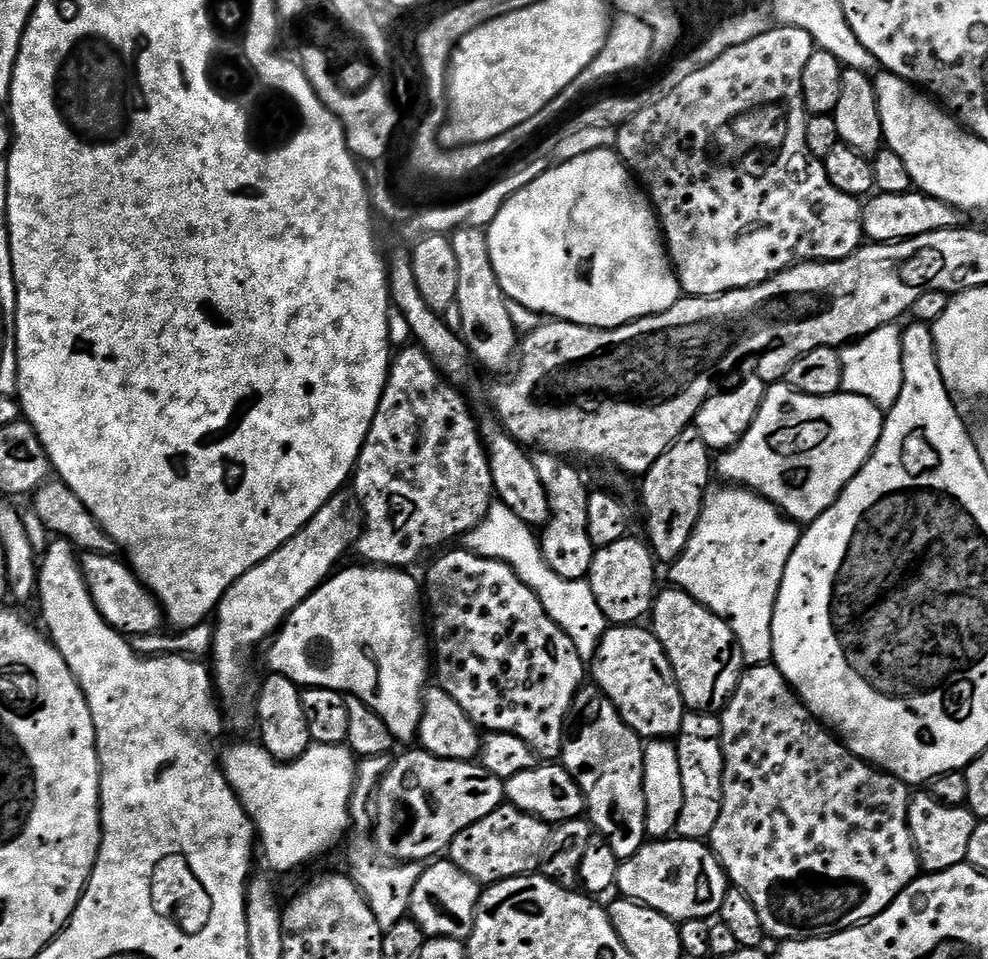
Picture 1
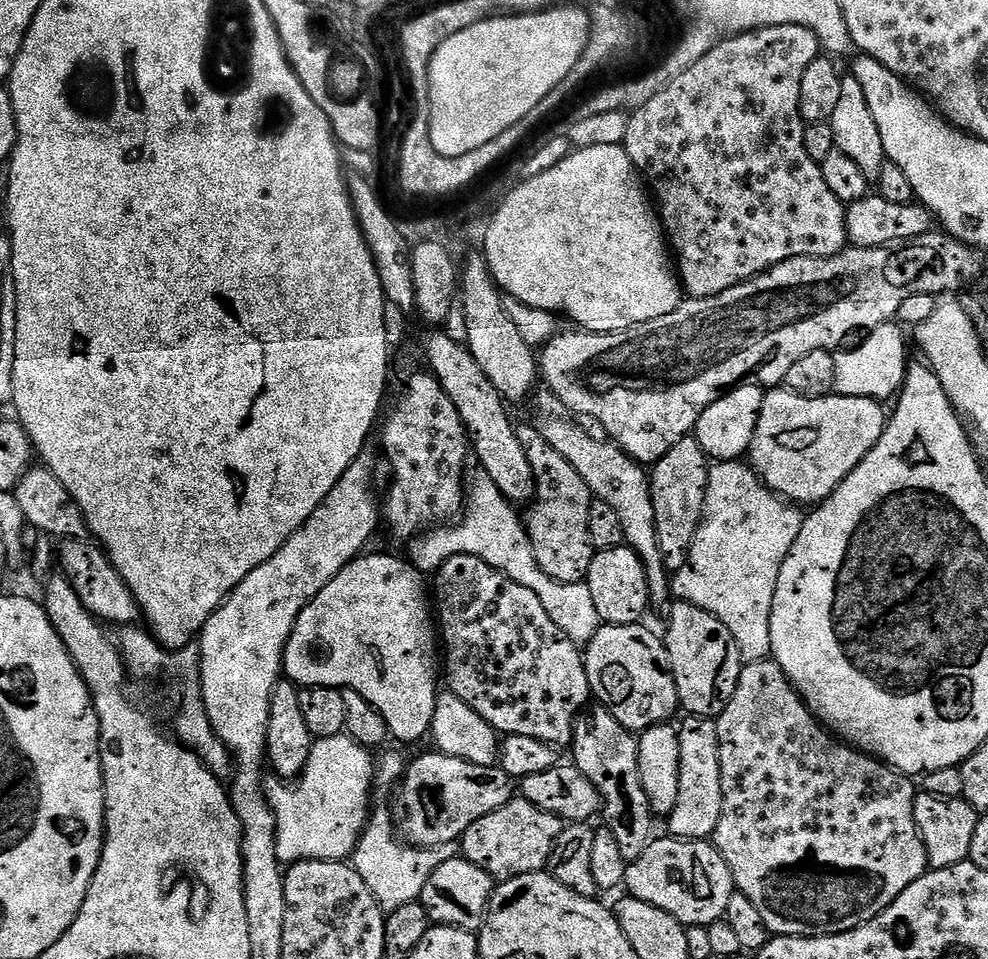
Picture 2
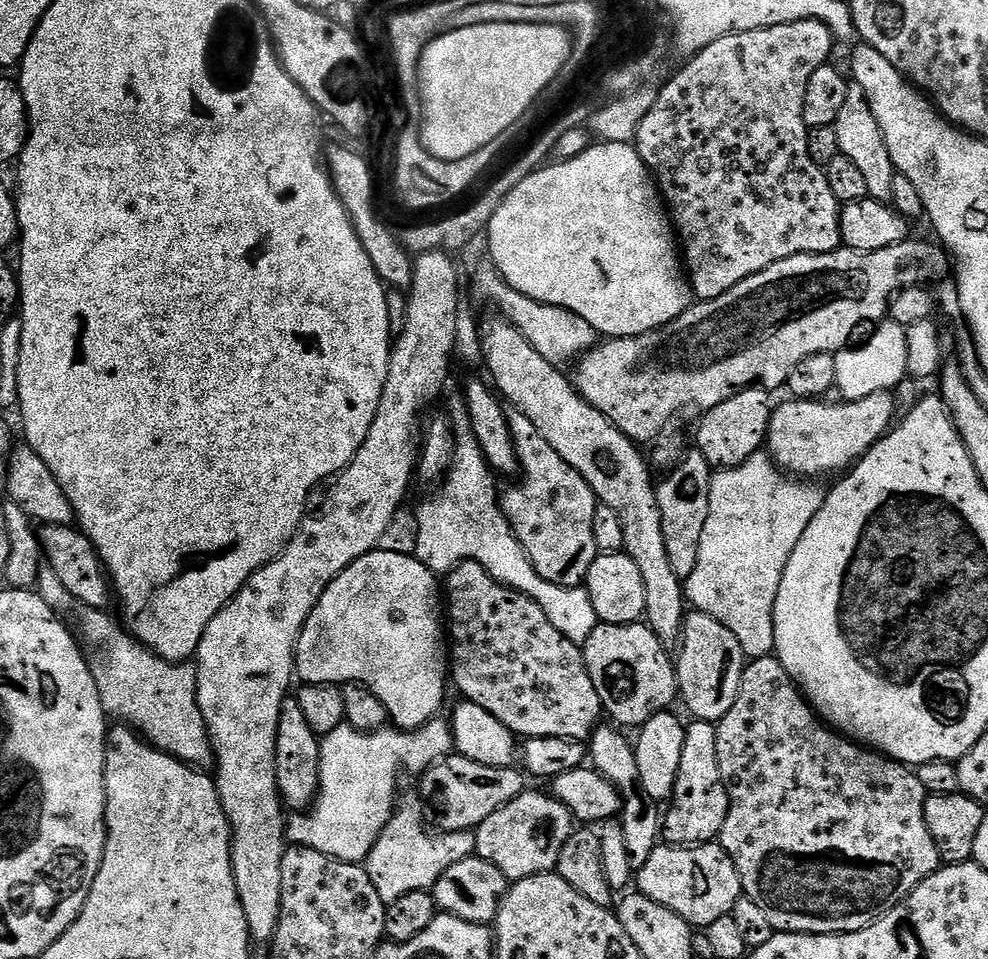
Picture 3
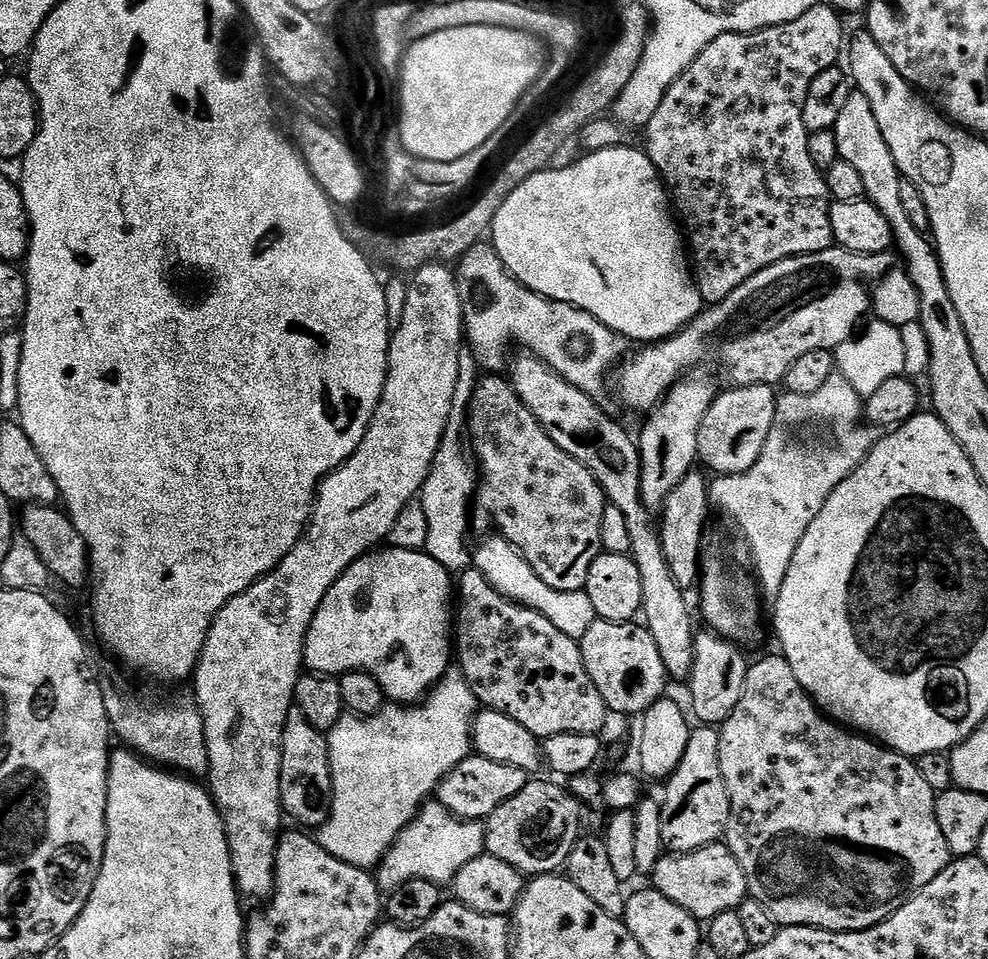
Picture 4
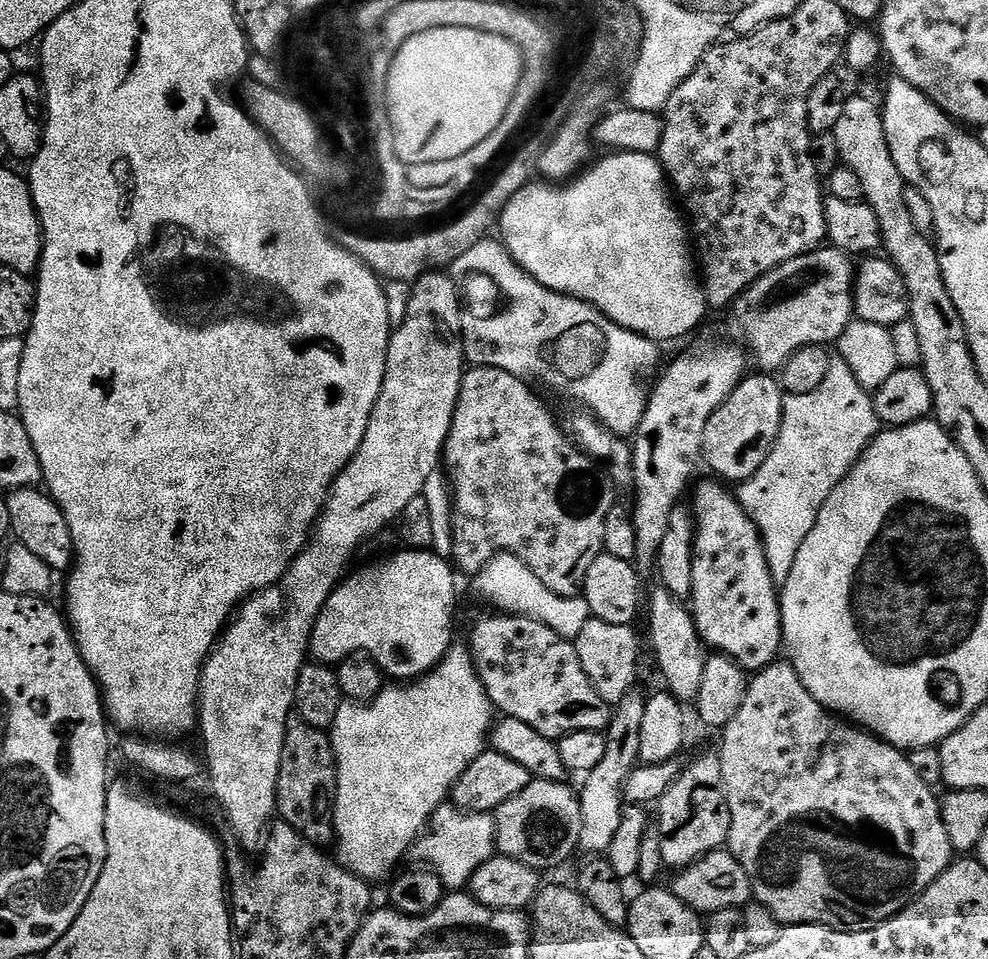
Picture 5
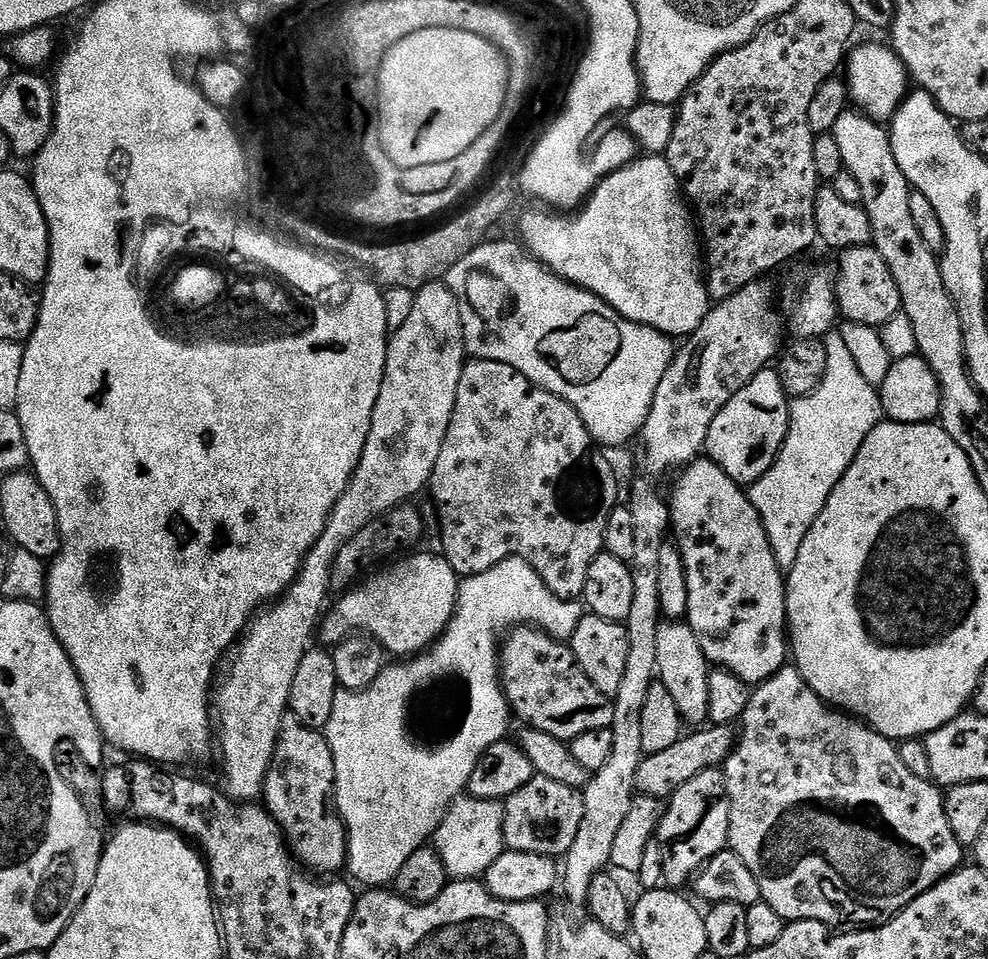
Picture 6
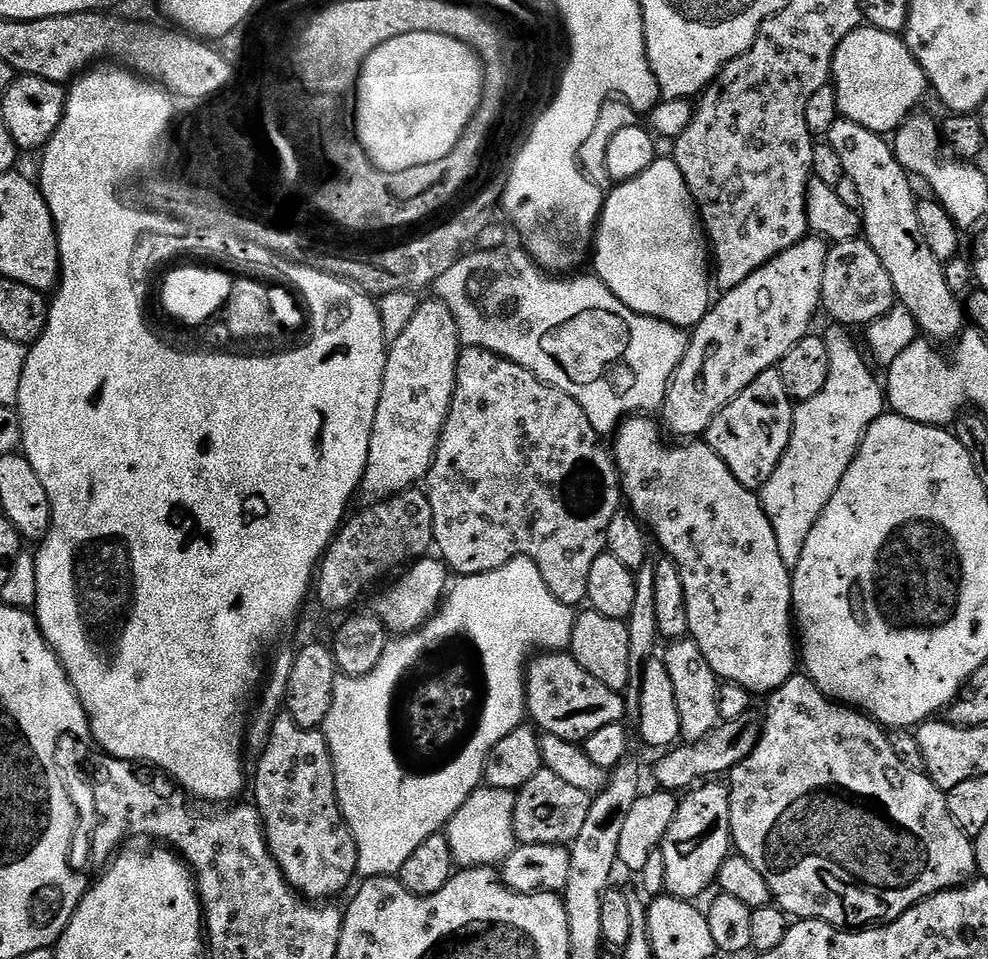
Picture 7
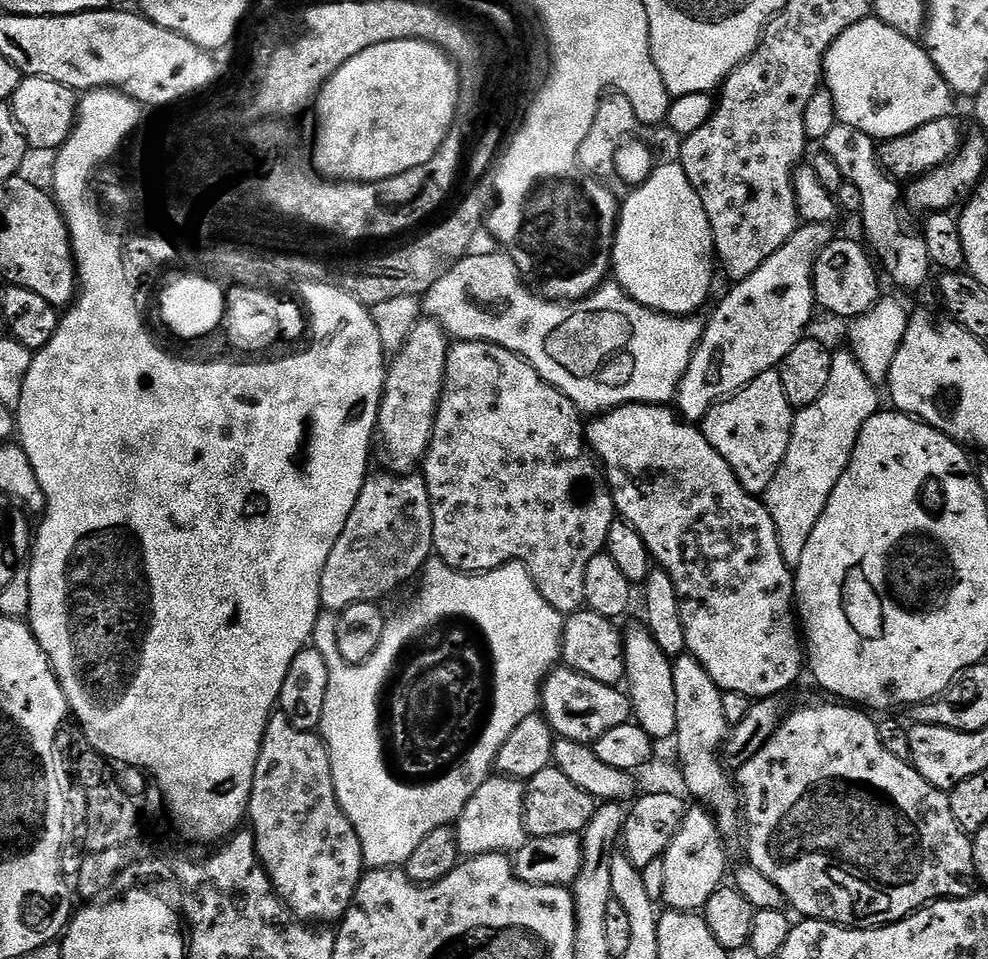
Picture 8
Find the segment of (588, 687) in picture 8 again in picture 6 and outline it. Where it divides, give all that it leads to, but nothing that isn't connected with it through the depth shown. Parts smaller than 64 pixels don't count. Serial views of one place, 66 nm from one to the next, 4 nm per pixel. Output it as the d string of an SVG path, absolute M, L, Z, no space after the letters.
M517 626L503 637L498 667L511 715L515 719L517 716L521 725L537 728L565 742L582 734L611 729L612 700L586 678L567 643L547 636L539 628Z

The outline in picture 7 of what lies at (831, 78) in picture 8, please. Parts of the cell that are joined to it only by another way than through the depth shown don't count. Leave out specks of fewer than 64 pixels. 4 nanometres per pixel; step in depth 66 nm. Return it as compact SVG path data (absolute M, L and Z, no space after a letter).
M871 26L856 28L843 39L835 52L832 70L841 117L883 136L896 131L908 119L930 88L925 72L903 39L897 33Z

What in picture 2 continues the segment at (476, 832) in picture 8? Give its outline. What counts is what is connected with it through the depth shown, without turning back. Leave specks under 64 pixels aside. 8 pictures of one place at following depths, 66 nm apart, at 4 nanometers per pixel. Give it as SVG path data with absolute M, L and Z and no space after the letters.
M373 807L368 824L364 827L364 833L360 835L360 841L350 860L358 874L362 874L366 886L370 886L370 892L374 894L380 907L385 913L390 913L398 910L398 906L417 903L426 882L430 882L430 874L434 874L434 870L442 866L442 862L457 859L457 856L458 848L455 843L440 844L436 848L418 848L411 842L405 842L398 835L394 816L392 820L386 809Z

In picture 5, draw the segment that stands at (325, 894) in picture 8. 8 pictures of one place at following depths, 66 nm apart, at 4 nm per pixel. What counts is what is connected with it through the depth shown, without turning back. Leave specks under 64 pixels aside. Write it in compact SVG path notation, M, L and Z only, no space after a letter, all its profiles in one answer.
M296 718L288 725L282 750L282 766L278 770L276 810L279 819L294 826L311 844L328 846L334 840L334 805L336 802L336 756L332 753L332 742L327 731L305 724Z

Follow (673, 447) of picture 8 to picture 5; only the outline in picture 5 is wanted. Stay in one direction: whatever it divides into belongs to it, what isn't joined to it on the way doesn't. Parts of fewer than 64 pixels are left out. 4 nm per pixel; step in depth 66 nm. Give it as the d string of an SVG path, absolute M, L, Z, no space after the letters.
M704 480L700 485L697 483L696 493L695 488L691 493L693 496L690 511L696 522L696 537L690 611L696 619L700 639L713 653L728 656L734 663L739 664L745 673L755 674L766 666L775 664L782 652L784 631L780 617L780 592L766 562L766 550L760 531L746 514L746 510L742 510L735 495L731 491L727 492L723 483L712 480Z

